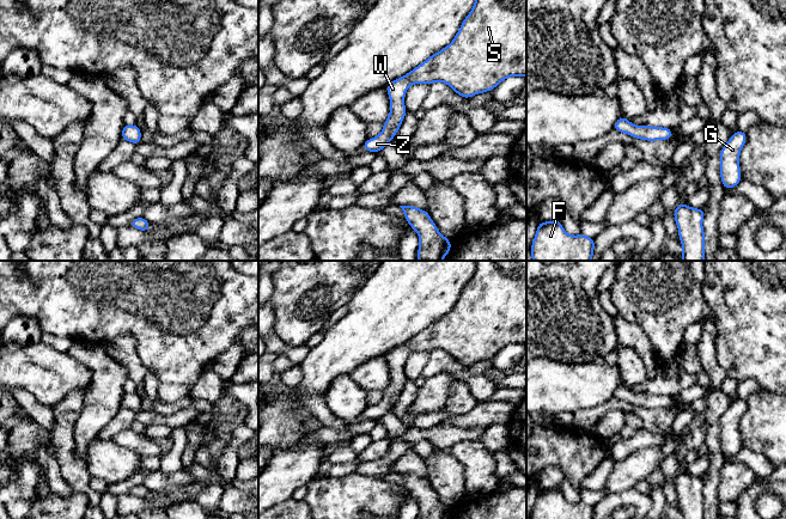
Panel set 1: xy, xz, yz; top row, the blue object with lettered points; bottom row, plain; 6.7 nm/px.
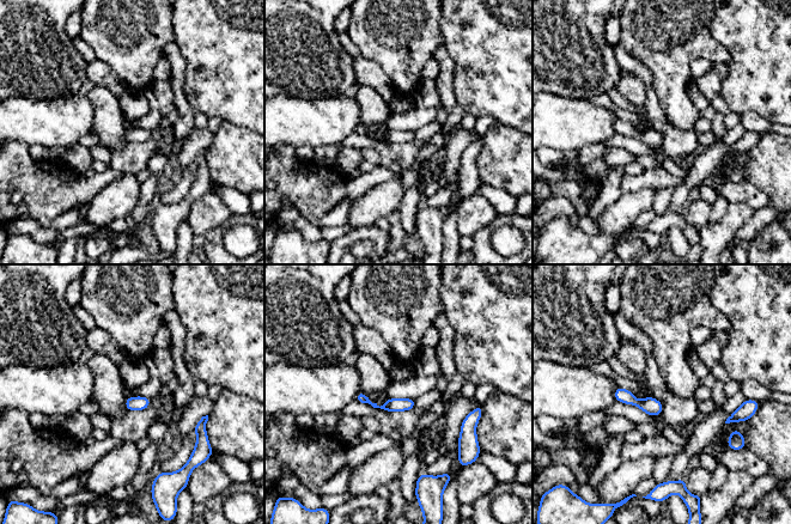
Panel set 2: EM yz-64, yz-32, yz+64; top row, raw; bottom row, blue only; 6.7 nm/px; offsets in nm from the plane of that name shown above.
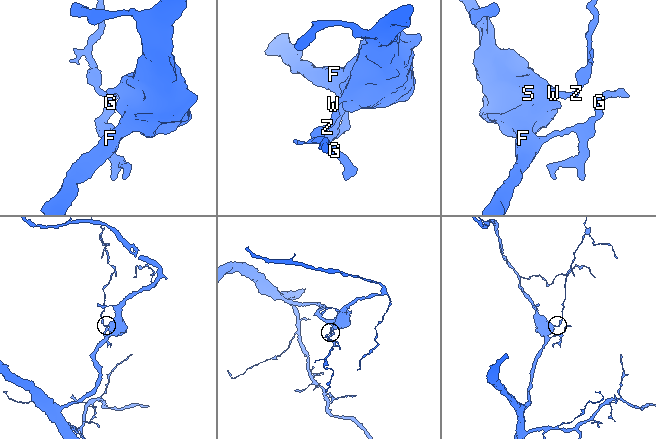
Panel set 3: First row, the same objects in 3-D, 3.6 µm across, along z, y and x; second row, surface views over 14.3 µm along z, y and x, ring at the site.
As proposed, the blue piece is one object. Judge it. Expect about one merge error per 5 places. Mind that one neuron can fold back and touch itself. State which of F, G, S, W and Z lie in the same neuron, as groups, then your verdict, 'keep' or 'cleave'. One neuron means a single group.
groups F G S W Z; keep

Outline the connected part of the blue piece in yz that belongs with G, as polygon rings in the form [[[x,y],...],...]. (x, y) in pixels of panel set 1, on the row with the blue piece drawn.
[[[737,130],[720,151],[720,177],[726,189],[735,188],[742,181],[739,153],[747,142],[747,133]]]

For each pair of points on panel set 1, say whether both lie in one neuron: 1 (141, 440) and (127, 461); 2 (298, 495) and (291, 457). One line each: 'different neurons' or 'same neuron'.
1: different neurons
2: different neurons

